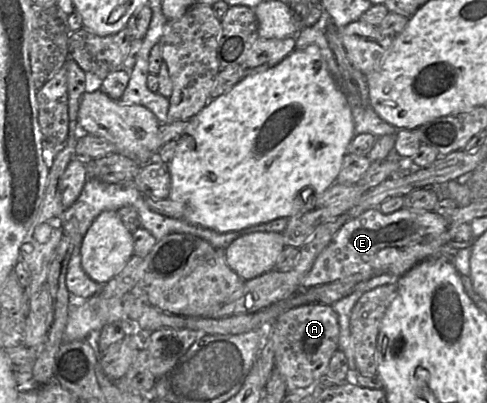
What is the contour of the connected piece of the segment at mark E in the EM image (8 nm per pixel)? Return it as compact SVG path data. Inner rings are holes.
M405 207L384 214L379 208L366 210L355 218L349 218L338 230L330 243L319 253L312 267L301 282L301 288L333 283L349 276L362 276L365 281L381 274L401 277L416 264L429 259L445 243L449 221L434 210L407 209Z

